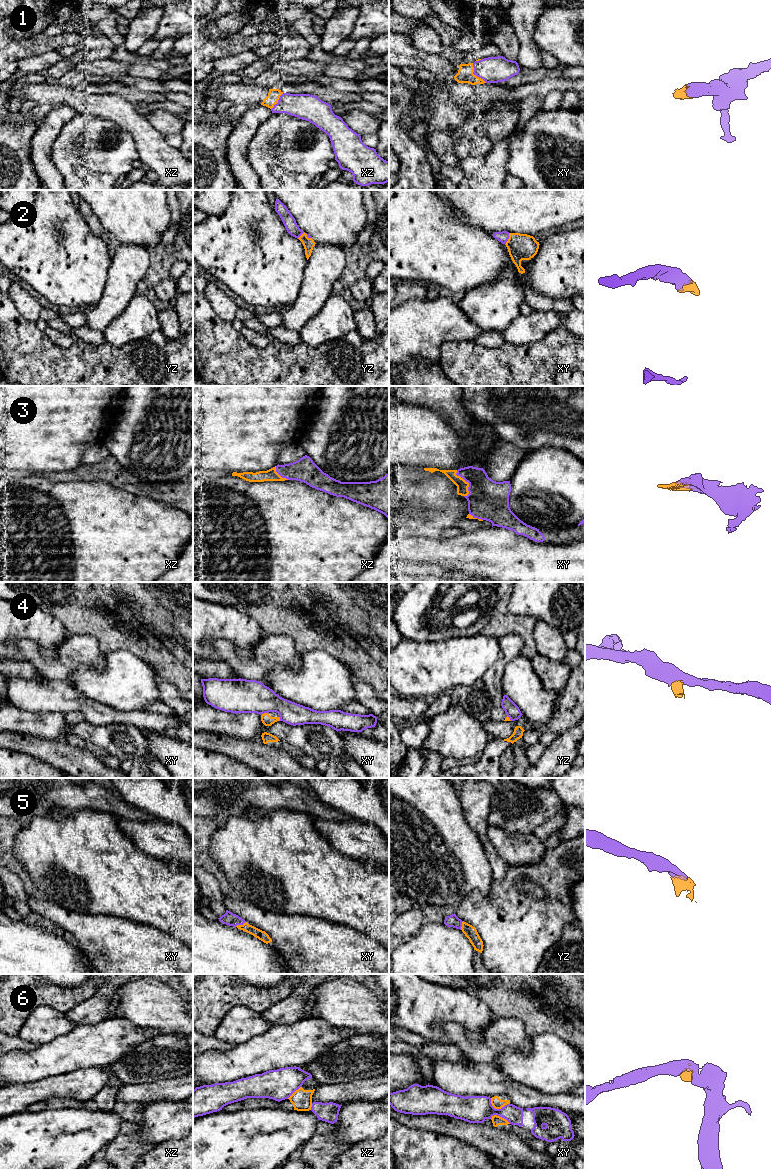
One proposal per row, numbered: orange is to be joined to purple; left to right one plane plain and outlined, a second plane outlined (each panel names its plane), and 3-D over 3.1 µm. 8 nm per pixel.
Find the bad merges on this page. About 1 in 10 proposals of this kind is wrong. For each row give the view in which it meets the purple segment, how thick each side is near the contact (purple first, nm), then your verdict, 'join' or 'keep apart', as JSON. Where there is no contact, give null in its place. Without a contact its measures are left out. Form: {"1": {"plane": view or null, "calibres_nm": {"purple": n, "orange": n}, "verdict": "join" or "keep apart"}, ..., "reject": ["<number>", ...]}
{"1": {"plane": "xy", "calibres_nm": {"purple": 200, "orange": 130}, "verdict": "join"}, "2": {"plane": "xy", "calibres_nm": {"purple": 90, "orange": 200}, "verdict": "join"}, "3": {"plane": "xy", "calibres_nm": {"purple": 320, "orange": 100}, "verdict": "join"}, "4": {"plane": "xy", "calibres_nm": {"purple": 280, "orange": 90}, "verdict": "keep apart"}, "5": {"plane": "xy", "calibres_nm": {"purple": 100, "orange": 80}, "verdict": "join"}, "6": {"plane": "xy", "calibres_nm": {"purple": 220, "orange": 90}, "verdict": "keep apart"}, "reject": ["4", "6"]}

